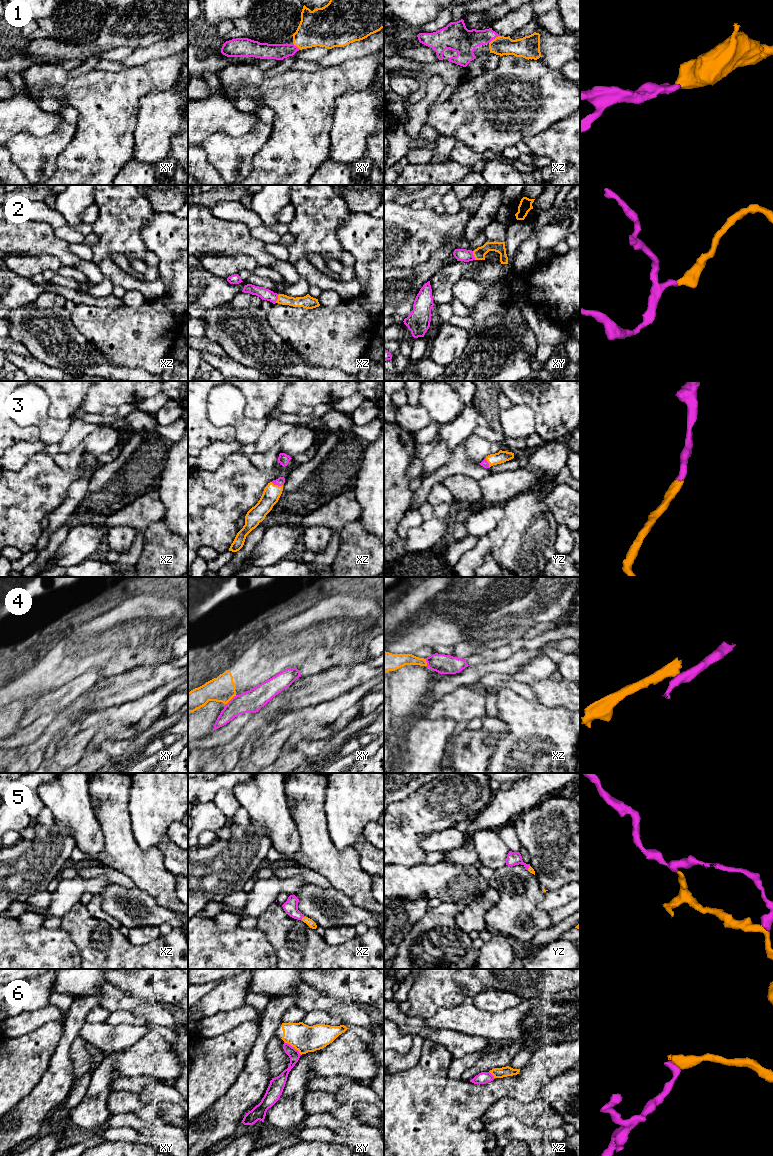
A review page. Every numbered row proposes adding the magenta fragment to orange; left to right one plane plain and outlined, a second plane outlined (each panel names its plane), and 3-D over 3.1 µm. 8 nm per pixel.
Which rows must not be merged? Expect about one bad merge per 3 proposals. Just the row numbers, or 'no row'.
4, 6

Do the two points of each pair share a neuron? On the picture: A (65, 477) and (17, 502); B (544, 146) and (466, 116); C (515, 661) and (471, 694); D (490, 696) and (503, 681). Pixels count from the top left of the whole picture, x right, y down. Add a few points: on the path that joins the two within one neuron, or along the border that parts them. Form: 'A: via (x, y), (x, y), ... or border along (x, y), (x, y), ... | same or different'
A: via (53, 482), (41, 485), (29, 495) | same
B: border along (546, 128), (522, 140) | different
C: border along (478, 686), (458, 686), (455, 689) | different
D: border along (485, 690), (494, 692) | different

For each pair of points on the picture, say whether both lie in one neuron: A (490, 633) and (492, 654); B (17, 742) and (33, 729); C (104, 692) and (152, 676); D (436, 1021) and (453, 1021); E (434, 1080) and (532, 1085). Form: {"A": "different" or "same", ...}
{"A": "different", "B": "same", "C": "same", "D": "same", "E": "same"}

